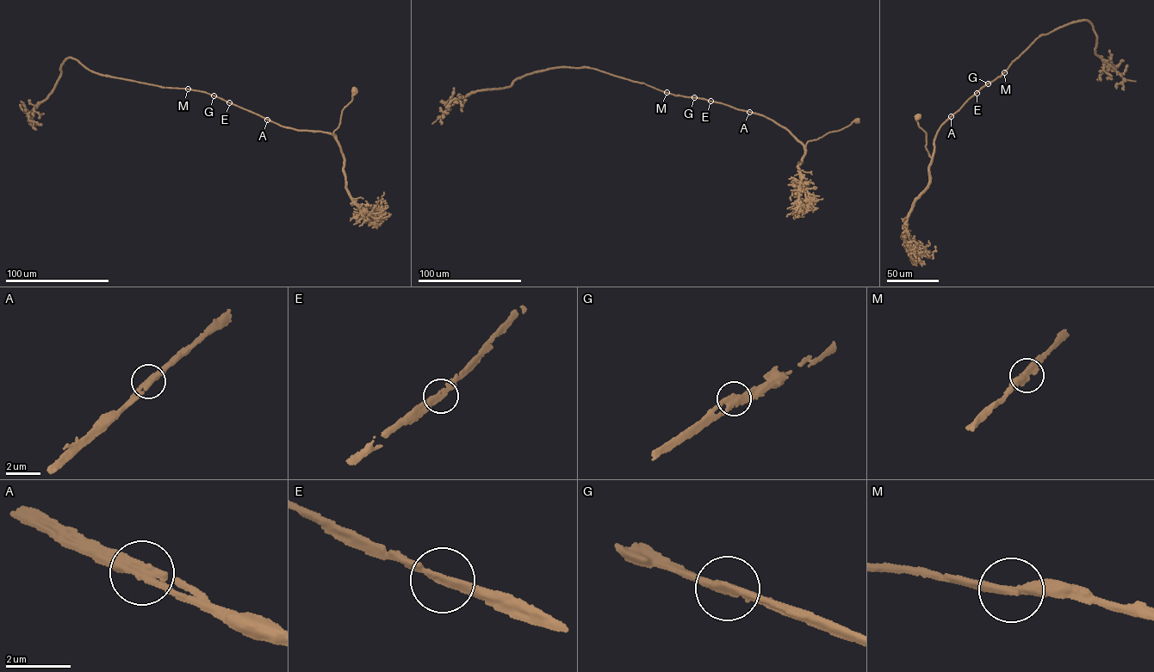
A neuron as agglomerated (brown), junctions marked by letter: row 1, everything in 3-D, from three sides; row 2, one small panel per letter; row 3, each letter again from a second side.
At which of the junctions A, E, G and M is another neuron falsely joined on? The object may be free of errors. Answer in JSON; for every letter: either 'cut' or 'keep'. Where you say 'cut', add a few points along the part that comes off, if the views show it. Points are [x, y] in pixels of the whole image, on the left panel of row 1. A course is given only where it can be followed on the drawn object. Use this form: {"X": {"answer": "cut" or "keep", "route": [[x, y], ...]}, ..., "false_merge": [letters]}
{"A": {"answer": "keep"}, "E": {"answer": "keep"}, "G": {"answer": "keep"}, "M": {"answer": "keep"}, "false_merge": []}

